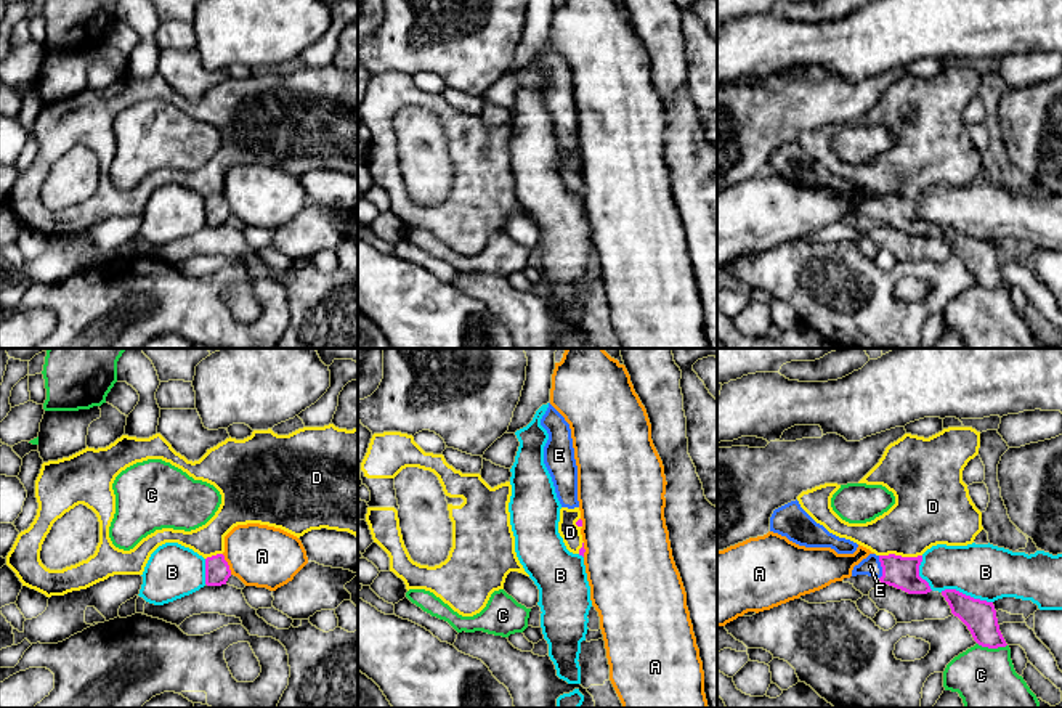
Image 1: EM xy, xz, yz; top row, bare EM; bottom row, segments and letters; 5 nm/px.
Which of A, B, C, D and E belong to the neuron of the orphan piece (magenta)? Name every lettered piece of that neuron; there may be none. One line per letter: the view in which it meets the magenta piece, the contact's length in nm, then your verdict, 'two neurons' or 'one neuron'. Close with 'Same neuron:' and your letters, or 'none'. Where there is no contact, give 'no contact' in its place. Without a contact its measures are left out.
A: xy | 120 nm | two neurons
B: yz | 280 nm | two neurons
C: yz | 150 nm | two neurons
D: yz | 220 nm | two neurons
E: yz | 120 nm | one neuron
Same neuron: E

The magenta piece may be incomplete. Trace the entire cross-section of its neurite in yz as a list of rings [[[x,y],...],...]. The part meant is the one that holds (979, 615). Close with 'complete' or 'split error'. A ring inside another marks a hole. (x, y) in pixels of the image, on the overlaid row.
[[[945,589],[942,596],[948,602],[951,613],[967,626],[979,645],[988,649],[1007,645],[999,631],[993,602],[974,599],[956,589]]] | complete

